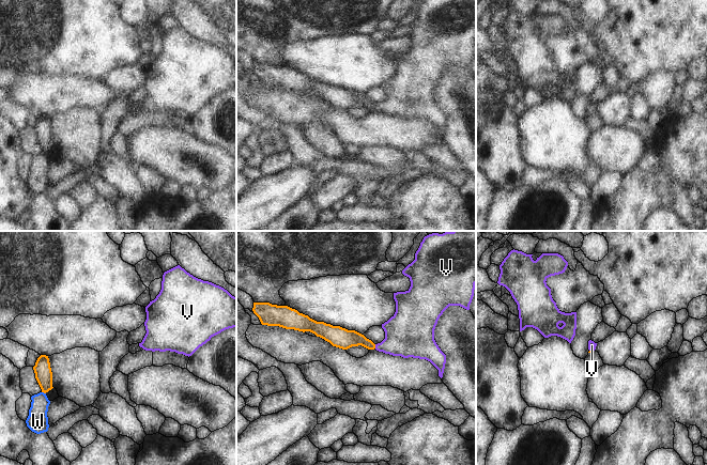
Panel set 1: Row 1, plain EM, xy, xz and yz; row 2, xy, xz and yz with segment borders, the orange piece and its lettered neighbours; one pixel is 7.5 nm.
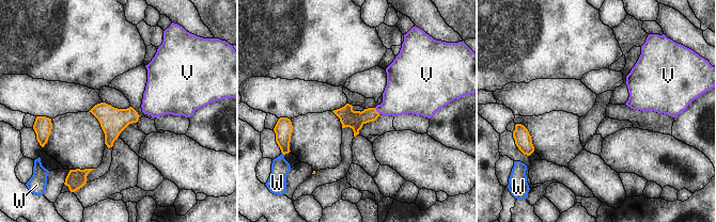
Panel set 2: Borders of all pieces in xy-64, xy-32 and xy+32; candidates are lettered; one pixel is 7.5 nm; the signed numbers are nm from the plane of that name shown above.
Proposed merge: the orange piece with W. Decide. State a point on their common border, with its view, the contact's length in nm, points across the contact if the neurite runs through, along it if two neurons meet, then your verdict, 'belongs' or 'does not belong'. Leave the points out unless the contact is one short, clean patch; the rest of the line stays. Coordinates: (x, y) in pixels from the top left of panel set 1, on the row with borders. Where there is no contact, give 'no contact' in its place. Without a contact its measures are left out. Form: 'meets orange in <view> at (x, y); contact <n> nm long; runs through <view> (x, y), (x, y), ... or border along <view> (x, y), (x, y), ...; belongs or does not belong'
meets orange in xy at (44, 392); contact 40 nm long; border along xy (42, 391), (45, 393); does not belong

